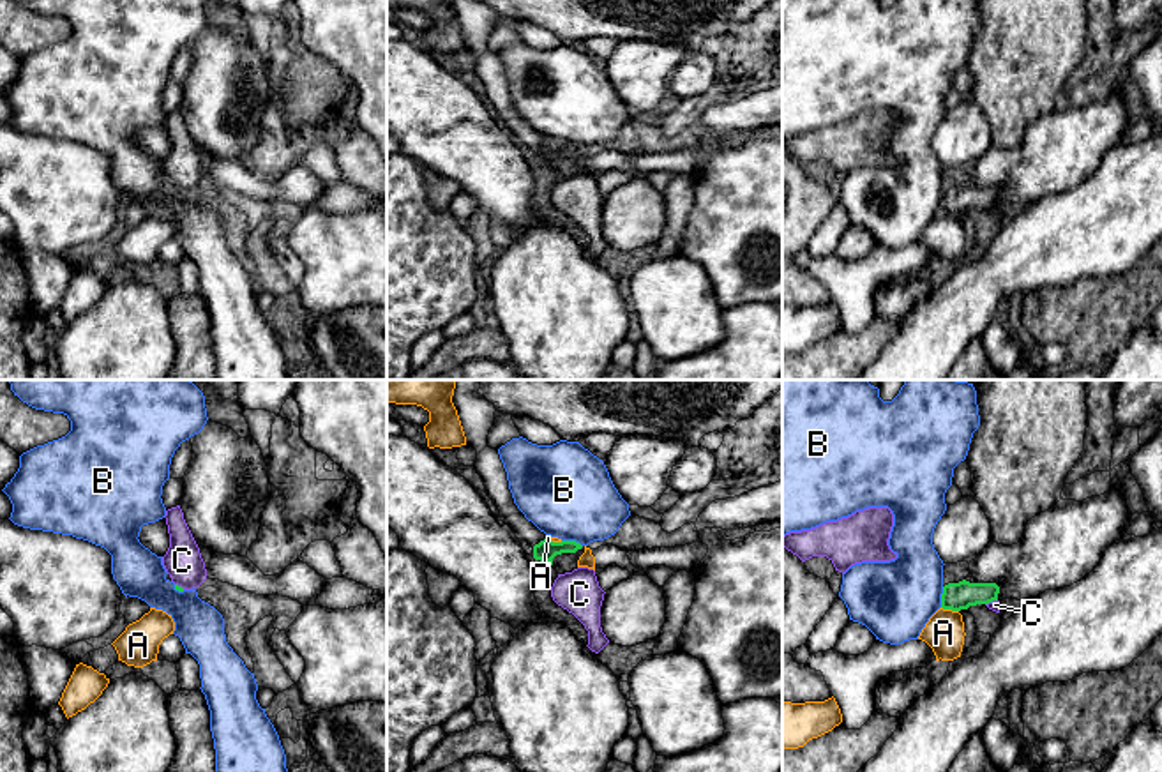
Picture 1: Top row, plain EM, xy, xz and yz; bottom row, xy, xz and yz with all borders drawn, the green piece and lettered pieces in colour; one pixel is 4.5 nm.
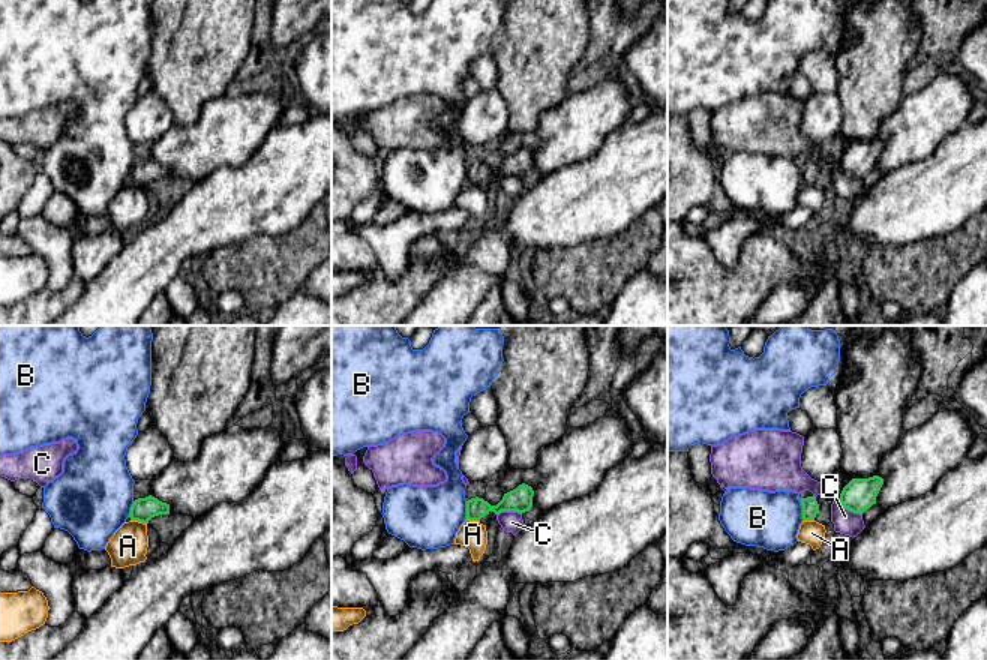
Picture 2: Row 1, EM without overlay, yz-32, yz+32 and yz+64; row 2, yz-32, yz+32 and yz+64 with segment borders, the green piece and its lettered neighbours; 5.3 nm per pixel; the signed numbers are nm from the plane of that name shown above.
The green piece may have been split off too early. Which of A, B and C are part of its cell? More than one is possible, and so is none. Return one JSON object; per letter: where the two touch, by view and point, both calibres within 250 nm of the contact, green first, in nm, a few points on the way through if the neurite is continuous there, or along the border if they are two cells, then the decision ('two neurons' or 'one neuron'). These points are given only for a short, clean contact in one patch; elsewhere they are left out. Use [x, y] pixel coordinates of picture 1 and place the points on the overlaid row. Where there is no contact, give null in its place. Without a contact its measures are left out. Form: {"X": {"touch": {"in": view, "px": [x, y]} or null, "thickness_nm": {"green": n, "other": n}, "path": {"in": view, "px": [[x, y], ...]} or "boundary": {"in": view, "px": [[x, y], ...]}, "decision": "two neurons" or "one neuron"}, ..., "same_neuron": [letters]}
{"A": {"touch": {"in": "yz", "px": [950, 608]}, "thickness_nm": {"green": 130, "other": 180}, "boundary": {"in": "yz", "px": [[942, 606], [958, 612]]}, "decision": "two neurons"}, "B": {"touch": {"in": "xz", "px": [573, 541]}, "thickness_nm": {"green": 100, "other": 420}, "boundary": {"in": "xz", "px": [[562, 539], [573, 539], [581, 546]]}, "decision": "two neurons"}, "C": {"touch": {"in": "yz", "px": [991, 601]}, "thickness_nm": {"green": 130, "other": 50}, "boundary": {"in": "yz", "px": [[996, 599], [986, 605]]}, "decision": "two neurons"}, "same_neuron": []}

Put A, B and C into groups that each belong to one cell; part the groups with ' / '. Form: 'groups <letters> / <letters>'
groups A / B / C

